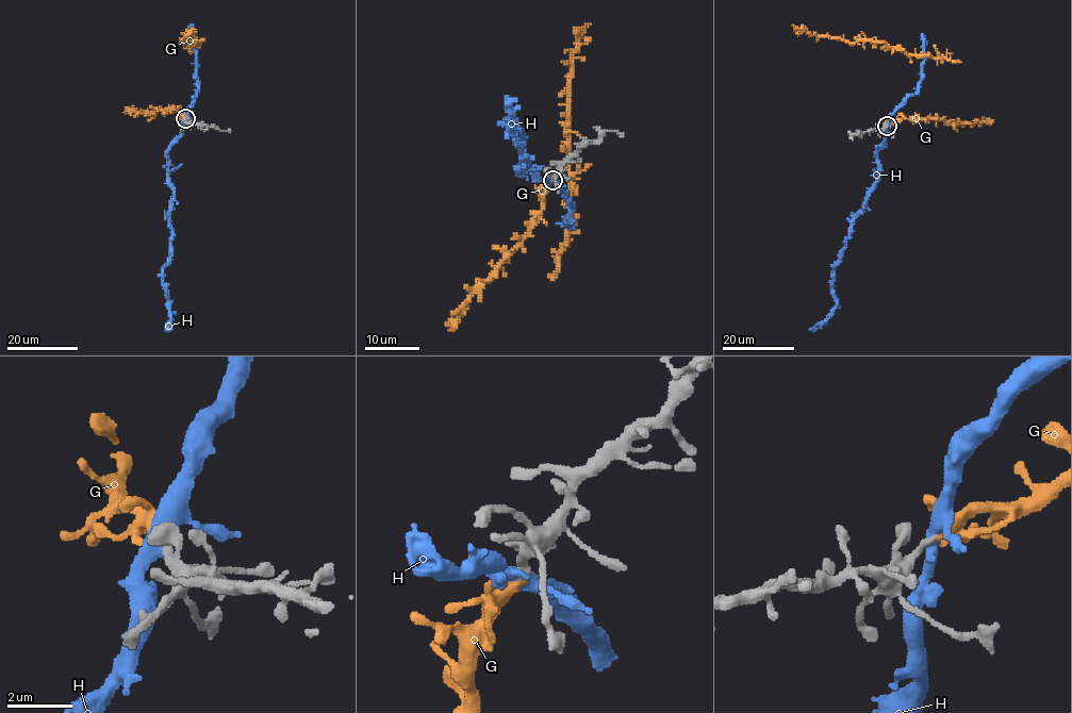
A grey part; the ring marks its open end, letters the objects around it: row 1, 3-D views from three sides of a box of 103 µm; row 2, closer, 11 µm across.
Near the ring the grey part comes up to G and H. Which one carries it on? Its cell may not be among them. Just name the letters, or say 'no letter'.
G

